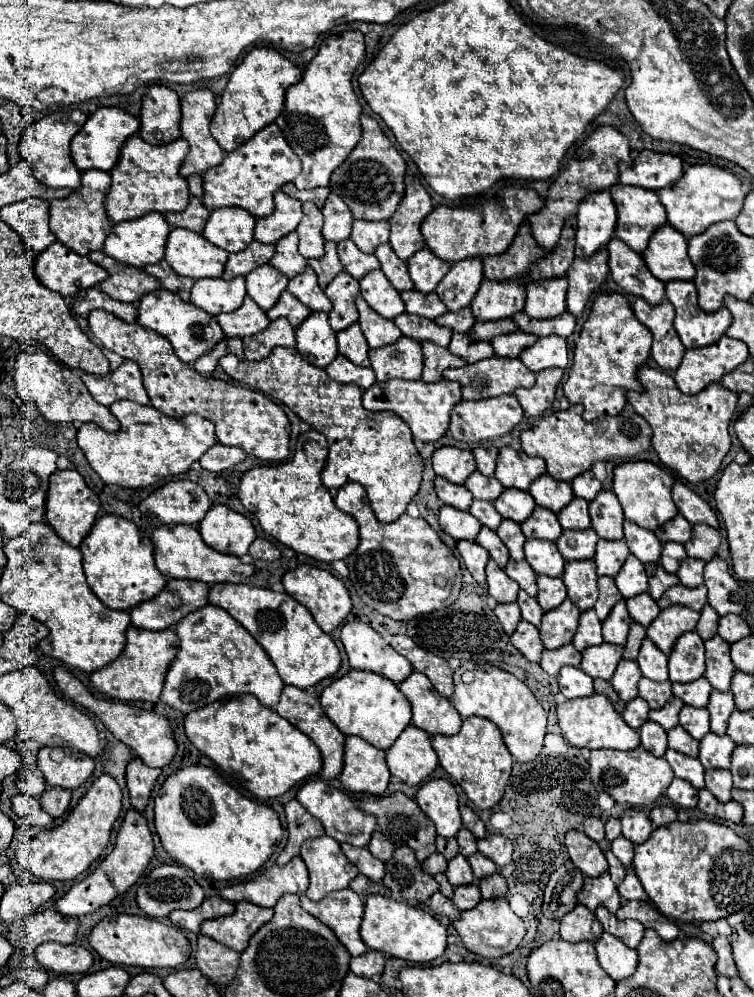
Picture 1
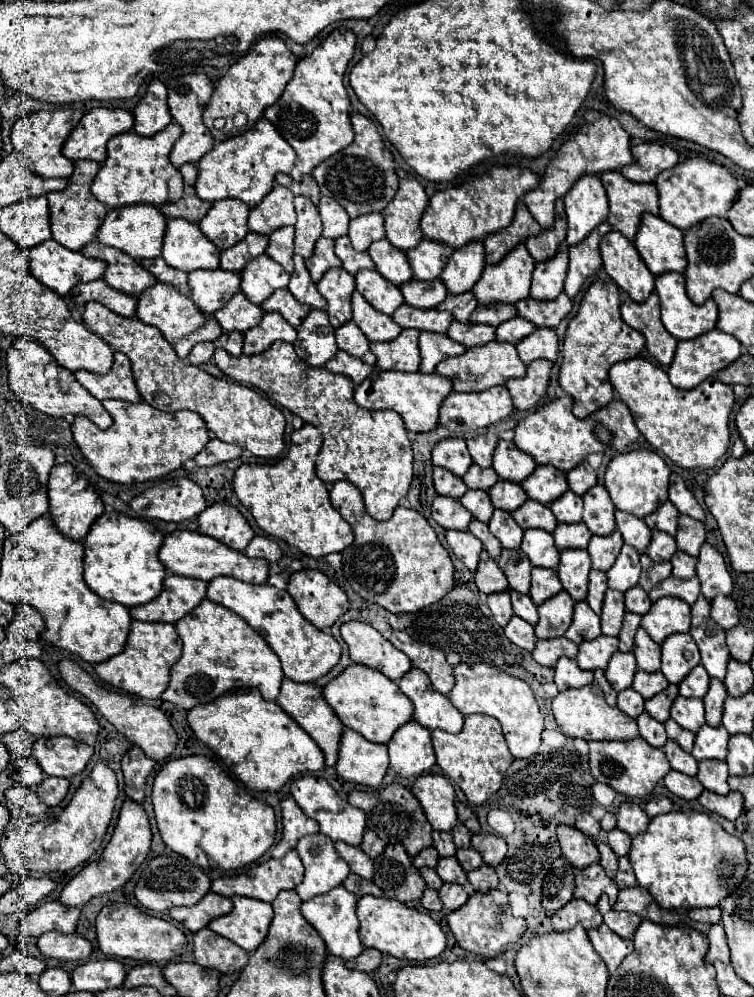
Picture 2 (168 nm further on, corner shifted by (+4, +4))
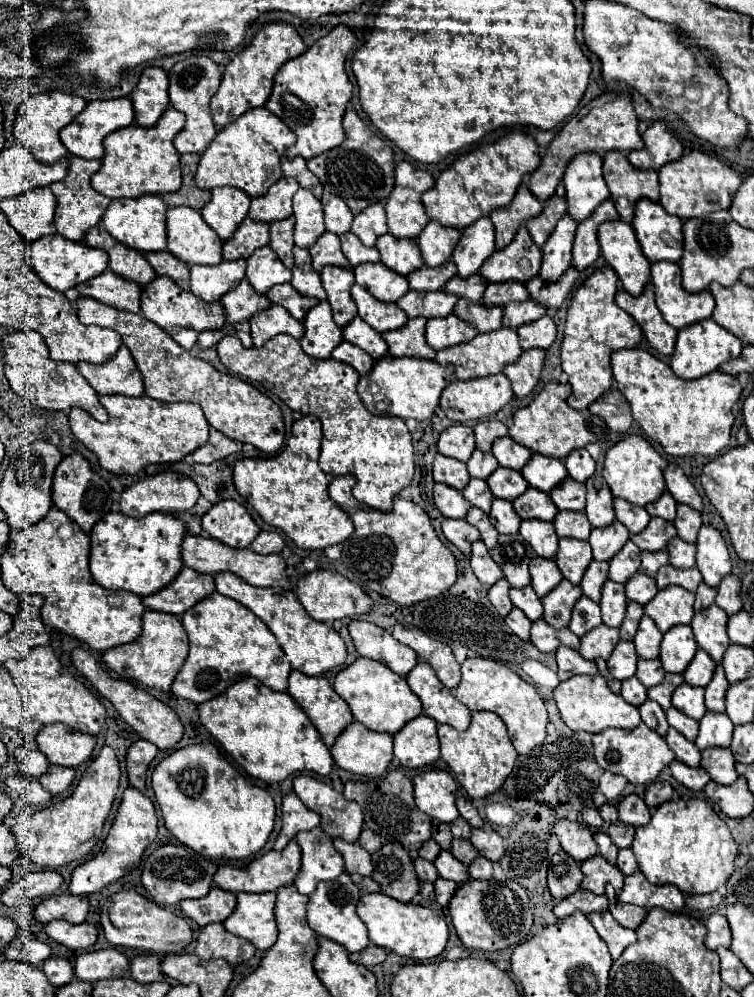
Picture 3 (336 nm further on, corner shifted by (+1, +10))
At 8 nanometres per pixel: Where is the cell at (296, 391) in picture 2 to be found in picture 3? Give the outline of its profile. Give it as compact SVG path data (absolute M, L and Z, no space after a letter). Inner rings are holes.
M280 334L262 348L244 348L238 338L226 336L218 342L220 362L236 376L260 382L266 390L302 414L314 414L324 428L320 468L330 476L352 474L356 478L354 498L380 512L392 510L394 496L406 488L414 476L412 436L402 418L378 416L366 410L356 384L358 372L334 358L314 360L300 348L300 342Z

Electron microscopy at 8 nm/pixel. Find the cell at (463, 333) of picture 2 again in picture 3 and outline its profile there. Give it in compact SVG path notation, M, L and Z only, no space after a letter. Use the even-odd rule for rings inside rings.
M460 300L454 308L454 314L462 320L472 324L478 332L494 332L502 328L502 308L492 306L486 308L482 304L472 304L468 300Z

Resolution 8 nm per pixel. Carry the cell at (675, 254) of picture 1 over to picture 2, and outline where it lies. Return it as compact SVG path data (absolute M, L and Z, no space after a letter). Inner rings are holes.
M645 212L633 242L655 276L661 272L683 272L687 266L683 232L659 216Z

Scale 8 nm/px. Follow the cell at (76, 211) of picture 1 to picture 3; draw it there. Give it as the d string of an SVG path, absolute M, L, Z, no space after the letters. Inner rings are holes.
M70 156L68 176L60 182L50 184L50 190L56 194L56 228L58 228L58 234L68 240L82 240L86 232L102 220L110 204L106 196L102 196L90 186L90 178L98 168L100 168L100 160L86 160L86 158Z

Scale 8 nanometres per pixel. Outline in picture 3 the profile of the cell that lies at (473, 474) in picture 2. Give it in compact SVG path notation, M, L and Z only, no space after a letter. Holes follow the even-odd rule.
M474 450L474 454L472 454L472 458L466 462L466 466L468 466L468 472L470 472L470 476L472 478L482 478L482 480L486 480L496 468L498 468L498 460L494 458L494 454L484 454L484 452L480 452L480 450Z

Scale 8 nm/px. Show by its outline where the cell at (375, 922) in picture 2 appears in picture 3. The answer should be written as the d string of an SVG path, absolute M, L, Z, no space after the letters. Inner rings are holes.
M382 892L364 894L358 902L358 916L366 924L368 938L372 940L372 944L392 950L404 958L426 962L430 958L436 958L448 942L448 924L434 910L416 906L410 902L404 904L400 900L394 900L386 894L382 894Z

